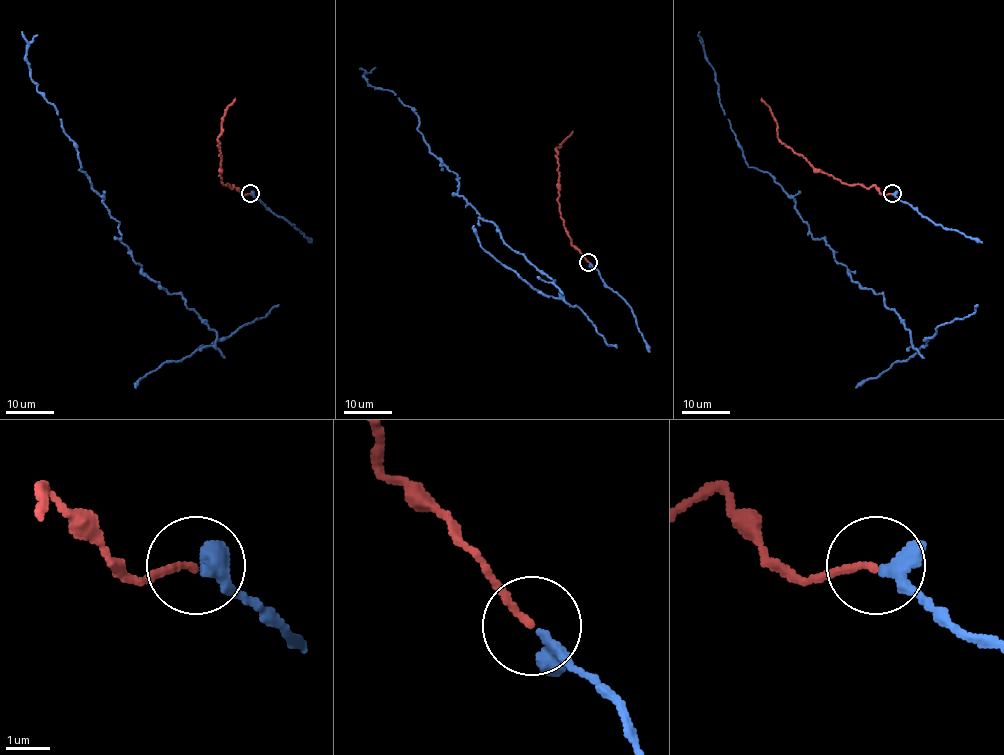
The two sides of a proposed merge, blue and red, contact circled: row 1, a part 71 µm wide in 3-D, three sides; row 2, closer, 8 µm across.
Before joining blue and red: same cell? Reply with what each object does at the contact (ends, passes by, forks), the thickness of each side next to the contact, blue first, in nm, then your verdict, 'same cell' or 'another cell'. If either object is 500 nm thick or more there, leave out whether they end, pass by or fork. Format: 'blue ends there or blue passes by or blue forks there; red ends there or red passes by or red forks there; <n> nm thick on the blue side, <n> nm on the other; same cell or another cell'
blue ends there; red ends there; 400 nm thick on the blue side, 150 nm on the other; same cell

